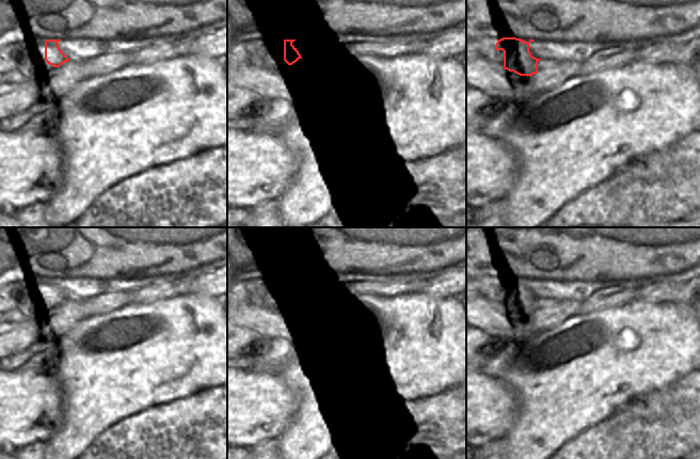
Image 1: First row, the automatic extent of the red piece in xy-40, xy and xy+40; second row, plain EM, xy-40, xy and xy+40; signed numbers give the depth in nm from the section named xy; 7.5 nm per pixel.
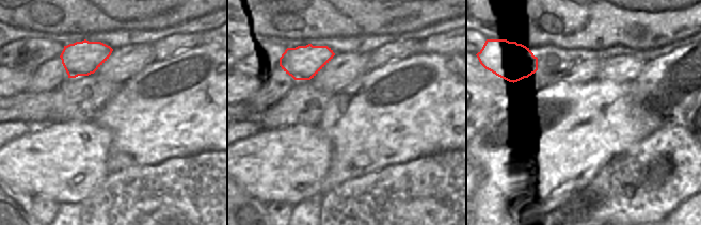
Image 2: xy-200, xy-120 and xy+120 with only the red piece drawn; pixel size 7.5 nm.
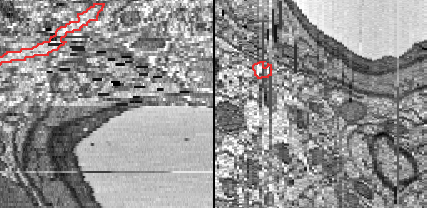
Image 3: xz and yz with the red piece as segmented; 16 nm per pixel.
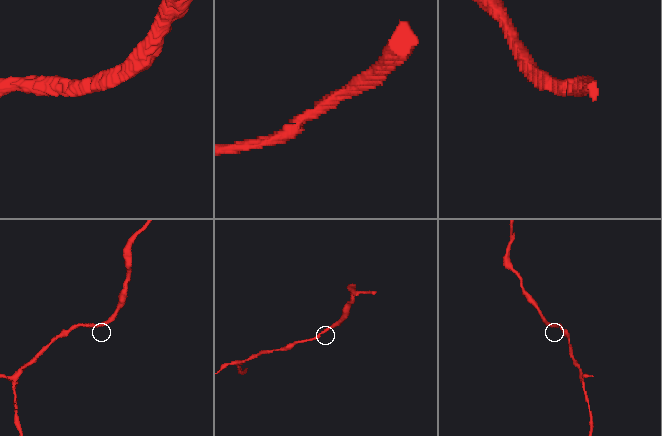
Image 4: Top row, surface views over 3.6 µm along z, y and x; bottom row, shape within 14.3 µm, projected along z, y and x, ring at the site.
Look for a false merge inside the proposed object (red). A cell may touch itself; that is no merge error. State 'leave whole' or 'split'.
leave whole

